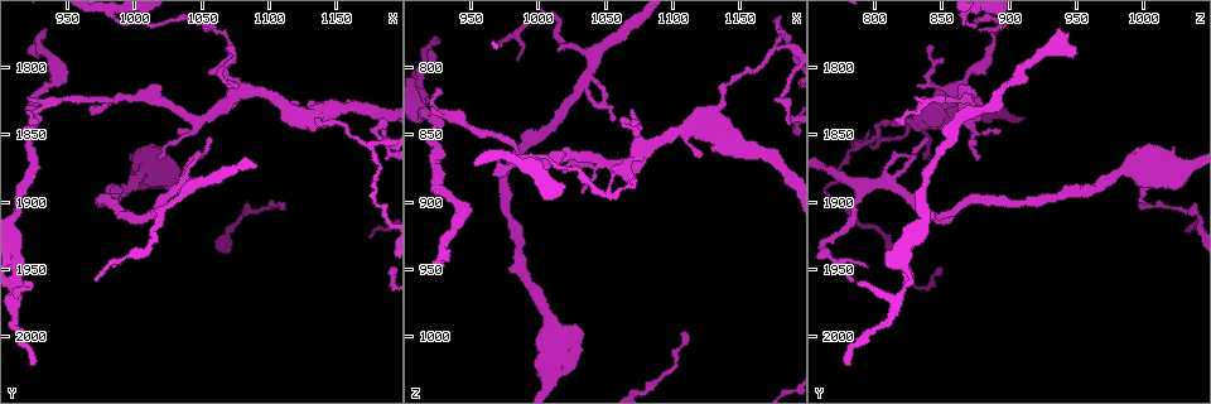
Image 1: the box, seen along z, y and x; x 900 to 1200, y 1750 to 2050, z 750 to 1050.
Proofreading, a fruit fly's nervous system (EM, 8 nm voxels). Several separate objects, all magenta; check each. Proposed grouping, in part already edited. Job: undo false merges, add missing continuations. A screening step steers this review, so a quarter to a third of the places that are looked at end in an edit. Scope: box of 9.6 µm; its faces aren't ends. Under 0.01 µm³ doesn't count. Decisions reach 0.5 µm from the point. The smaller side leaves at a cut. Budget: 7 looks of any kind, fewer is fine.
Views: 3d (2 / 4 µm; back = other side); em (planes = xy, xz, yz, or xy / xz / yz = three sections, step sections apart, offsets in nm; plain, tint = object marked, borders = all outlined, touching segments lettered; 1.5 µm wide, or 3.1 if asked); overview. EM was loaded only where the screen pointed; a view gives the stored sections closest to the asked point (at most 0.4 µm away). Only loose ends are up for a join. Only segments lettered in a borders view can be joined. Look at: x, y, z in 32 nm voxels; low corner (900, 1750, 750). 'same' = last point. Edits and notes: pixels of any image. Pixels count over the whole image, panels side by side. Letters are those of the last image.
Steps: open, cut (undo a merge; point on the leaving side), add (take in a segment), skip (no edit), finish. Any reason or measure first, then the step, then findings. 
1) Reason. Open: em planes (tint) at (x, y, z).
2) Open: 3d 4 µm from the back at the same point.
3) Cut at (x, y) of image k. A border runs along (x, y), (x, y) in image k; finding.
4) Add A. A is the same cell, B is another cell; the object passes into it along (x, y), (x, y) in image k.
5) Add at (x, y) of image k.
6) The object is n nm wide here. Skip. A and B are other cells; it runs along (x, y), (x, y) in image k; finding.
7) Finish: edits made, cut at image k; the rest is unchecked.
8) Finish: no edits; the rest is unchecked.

Open: em xz step 4 (tint) at (936, 1774, 936).

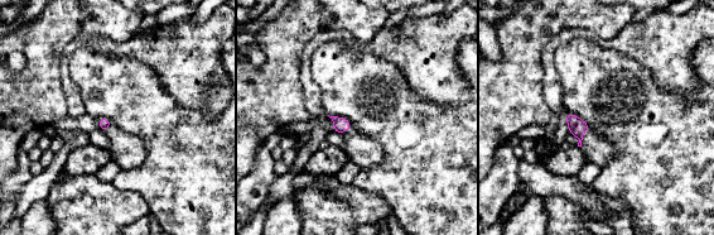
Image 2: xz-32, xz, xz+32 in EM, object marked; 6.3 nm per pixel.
Open: em yz step 4 (borders) at the same point.

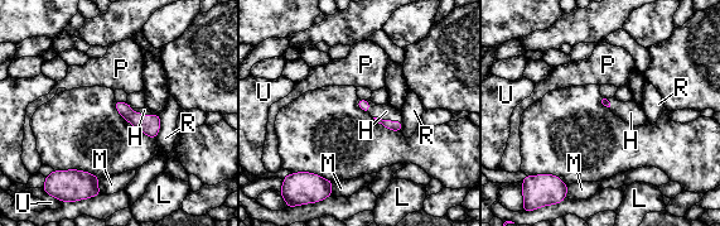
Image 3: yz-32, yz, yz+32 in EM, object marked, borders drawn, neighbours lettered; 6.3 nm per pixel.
Add at (386, 111) of image 3. H is the same cell, L, M, P, R and U are other cells; the object passes into it along (391, 125), (387, 120), (386, 111) in image 3; it goes on there.

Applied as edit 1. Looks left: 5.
Open: overview.

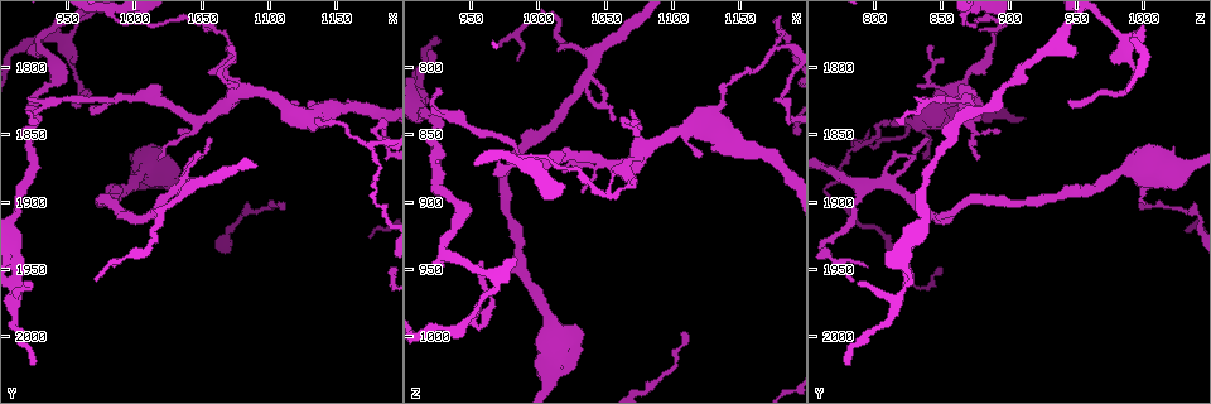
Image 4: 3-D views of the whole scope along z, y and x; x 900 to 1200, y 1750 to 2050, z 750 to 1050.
Thin end. Open: 3d 4 µm at (958, 1824, 946).

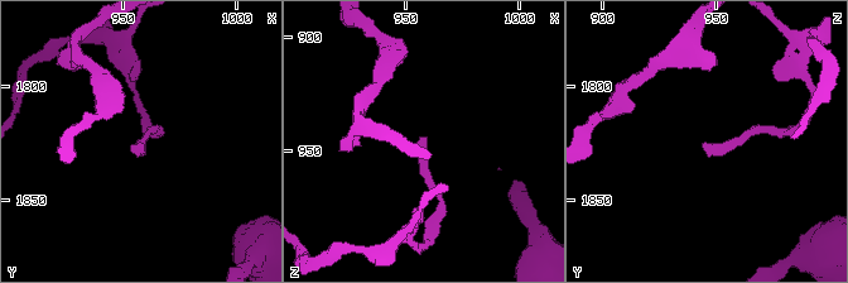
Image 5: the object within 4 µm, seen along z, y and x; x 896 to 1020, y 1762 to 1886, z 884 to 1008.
Need the tissue. Open: em planes (plain) at (958, 1825, 944).

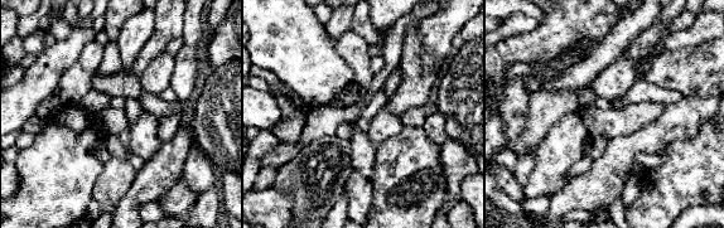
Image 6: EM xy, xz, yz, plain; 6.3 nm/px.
Open: em planes (borders) at the same point.

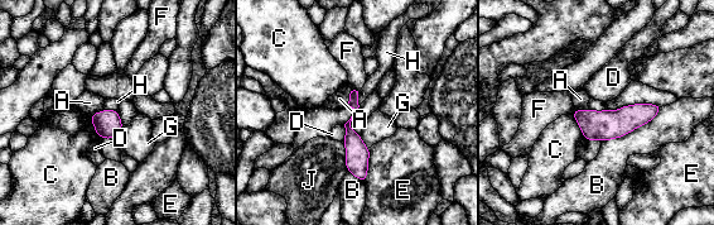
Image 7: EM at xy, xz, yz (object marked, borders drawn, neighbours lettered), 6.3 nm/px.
The longest contact is with B, 440 nm. Skip. A, B, C, D, E, F, G, H and J are other cells; a border runs along (351, 87), (360, 90) in image 7; none of them fits.

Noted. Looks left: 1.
Finish: edits made, add at image 3; the rest is unchecked.

